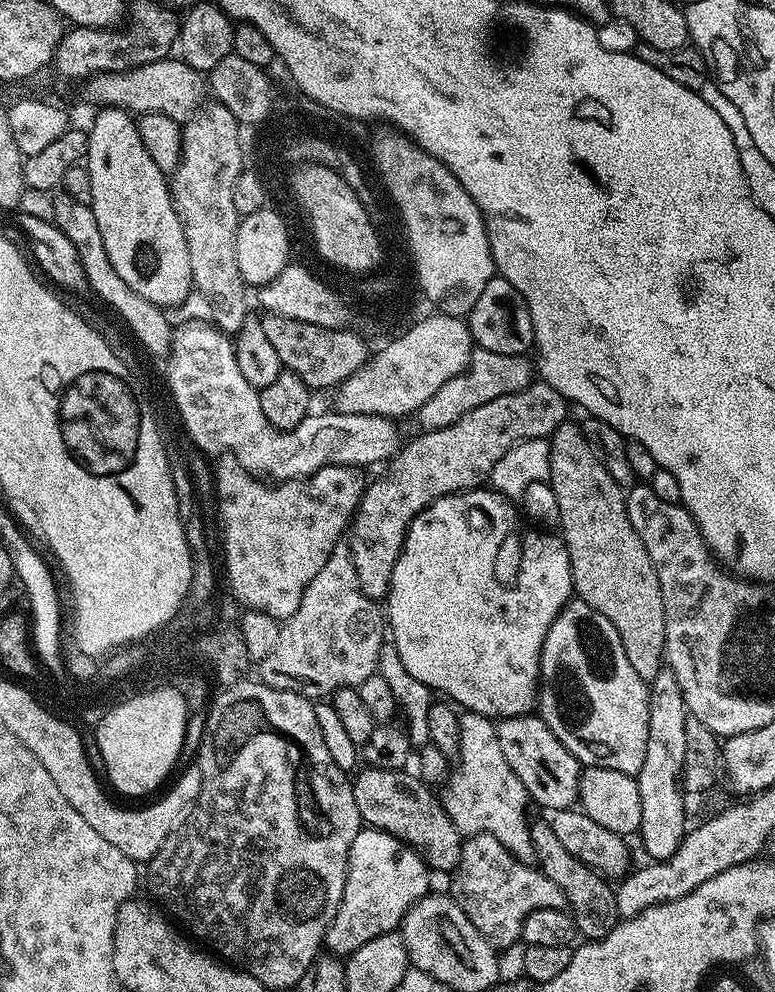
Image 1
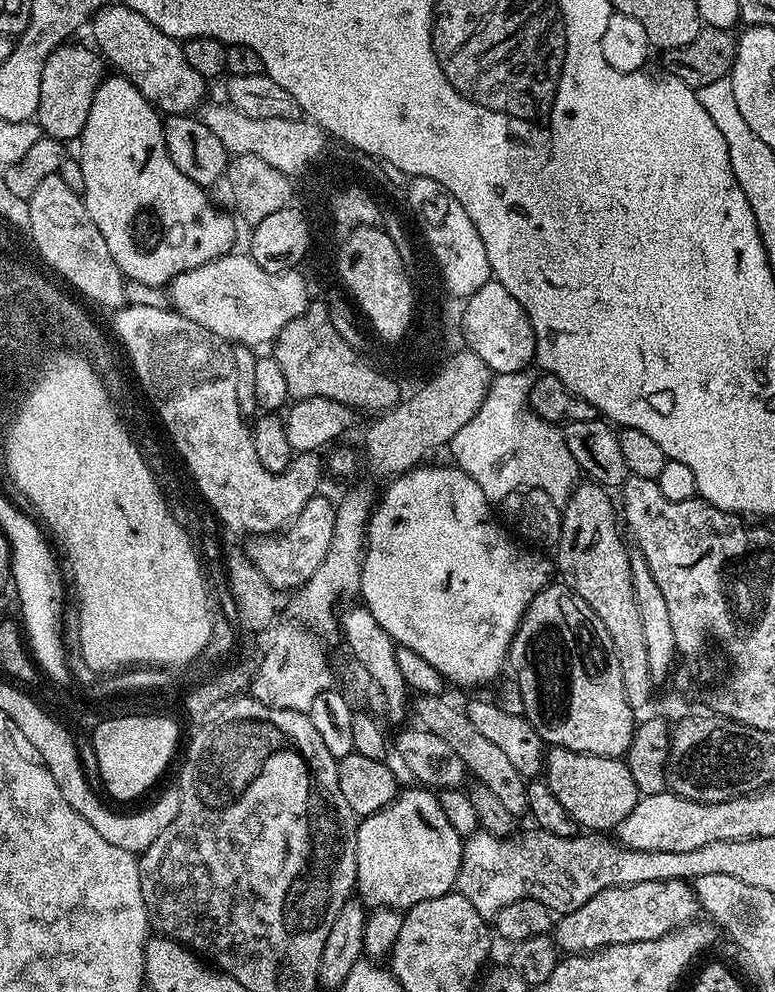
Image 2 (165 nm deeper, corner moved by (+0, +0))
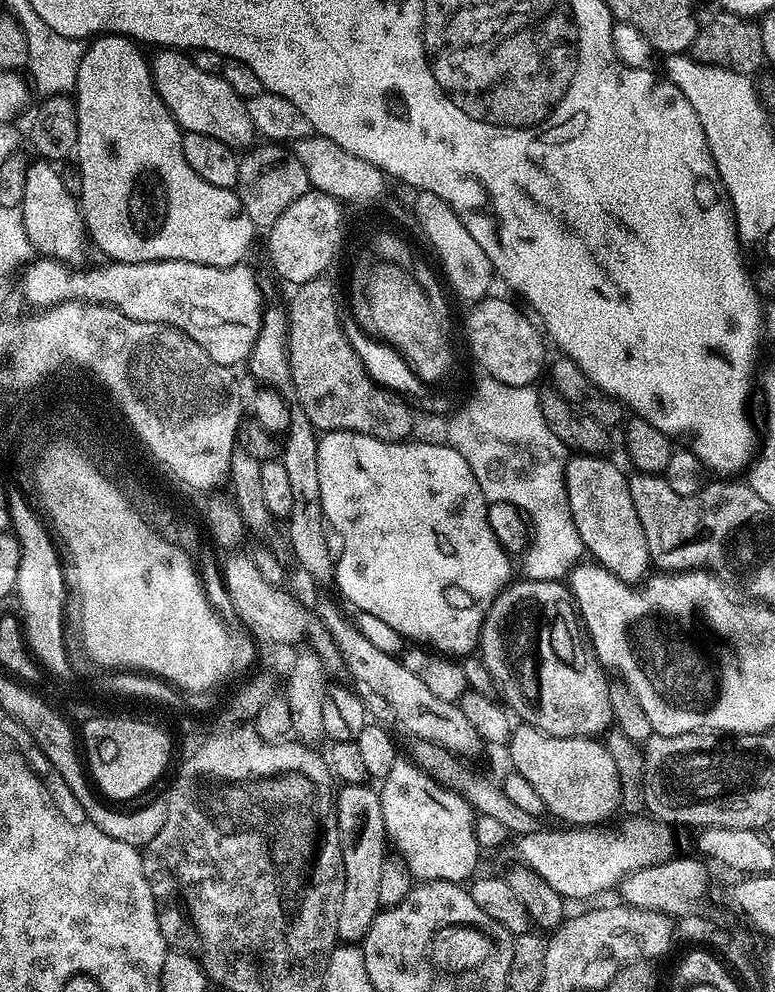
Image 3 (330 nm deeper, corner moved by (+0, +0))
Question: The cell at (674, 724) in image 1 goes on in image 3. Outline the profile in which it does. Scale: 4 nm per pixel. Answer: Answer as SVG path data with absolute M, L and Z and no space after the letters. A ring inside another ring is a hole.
M576 454L569 459L564 481L570 514L574 518L574 526L578 526L578 538L582 538L585 553L622 582L639 585L649 575L650 557L646 534L642 534L642 522L638 522L638 514L630 498L626 472L604 456Z

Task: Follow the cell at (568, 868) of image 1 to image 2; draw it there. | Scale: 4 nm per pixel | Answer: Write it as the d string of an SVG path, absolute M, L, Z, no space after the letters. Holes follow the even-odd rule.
M417 695L414 700L414 716L418 719L419 727L426 729L430 734L438 734L446 743L462 758L465 769L472 772L477 781L485 785L487 789L494 792L499 799L510 810L510 814L516 818L523 817L528 811L528 785L529 781L514 765L510 763L507 755L494 742L484 737L474 725L470 723L467 711L463 707L455 708L444 696Z

